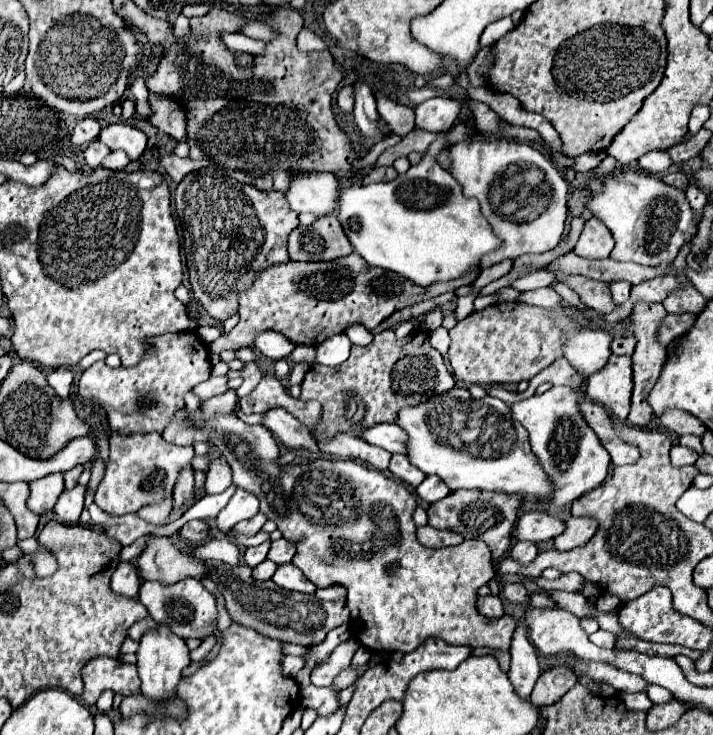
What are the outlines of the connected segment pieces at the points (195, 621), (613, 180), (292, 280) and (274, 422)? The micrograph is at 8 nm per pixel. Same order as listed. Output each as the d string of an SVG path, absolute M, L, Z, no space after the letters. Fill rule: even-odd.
M184 579L172 585L160 585L160 581L144 581L138 593L140 603L148 609L152 619L160 625L168 625L172 633L176 633L182 639L194 637L204 641L208 635L214 635L218 631L218 607L216 599L210 591L202 587L196 579Z
M628 171L614 173L604 179L604 191L592 195L588 201L594 217L602 219L616 239L616 247L610 253L614 261L632 261L638 265L660 265L662 261L674 261L686 237L694 231L694 211L688 205L684 191L662 183L660 177Z
M356 251L346 257L338 257L336 261L288 261L272 265L262 271L262 275L254 281L254 287L240 293L240 323L230 333L212 341L210 351L220 355L226 349L236 351L242 347L252 347L256 335L264 331L278 331L296 345L318 345L320 341L336 333L344 333L354 323L360 323L368 331L372 331L398 309L424 299L434 299L462 285L470 285L478 277L478 273L480 269L462 279L420 289L398 273L368 265Z
M284 409L266 411L262 425L266 429L270 429L272 435L284 443L284 447L306 449L314 457L326 457L322 453L322 449L318 447L318 441L312 435L312 431L308 431L306 425L300 425L300 421L296 421L296 417L292 417L288 411L284 411Z

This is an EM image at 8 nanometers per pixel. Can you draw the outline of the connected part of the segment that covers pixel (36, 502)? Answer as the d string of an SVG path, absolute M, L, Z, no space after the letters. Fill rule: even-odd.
M52 473L48 477L30 481L30 499L28 499L28 509L42 517L52 513L60 493L64 491L64 481L62 481L62 473Z

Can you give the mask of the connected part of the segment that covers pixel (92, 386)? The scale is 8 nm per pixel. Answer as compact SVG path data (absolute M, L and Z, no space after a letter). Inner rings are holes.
M164 333L154 337L152 343L156 349L148 353L148 357L144 357L144 361L140 361L136 367L112 369L100 361L88 367L80 377L80 397L90 397L92 401L100 403L100 407L106 411L112 433L162 433L164 425L172 421L174 413L186 407L184 395L212 373L210 351L196 333Z

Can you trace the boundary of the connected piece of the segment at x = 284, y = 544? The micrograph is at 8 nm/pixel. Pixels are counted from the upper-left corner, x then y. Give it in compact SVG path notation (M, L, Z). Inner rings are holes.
M278 539L278 541L272 541L268 559L272 559L278 565L282 565L282 563L290 563L294 553L296 553L296 545L294 543L290 543L286 539Z

